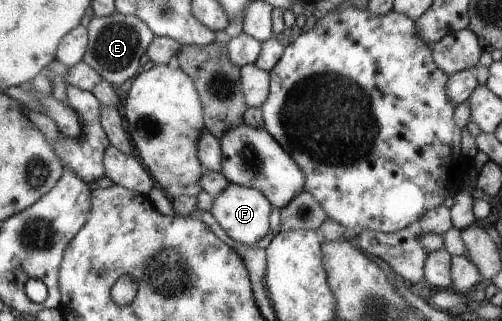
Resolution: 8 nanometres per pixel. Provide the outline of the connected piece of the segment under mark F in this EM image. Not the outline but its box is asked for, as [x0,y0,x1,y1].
[210,184,271,246]

